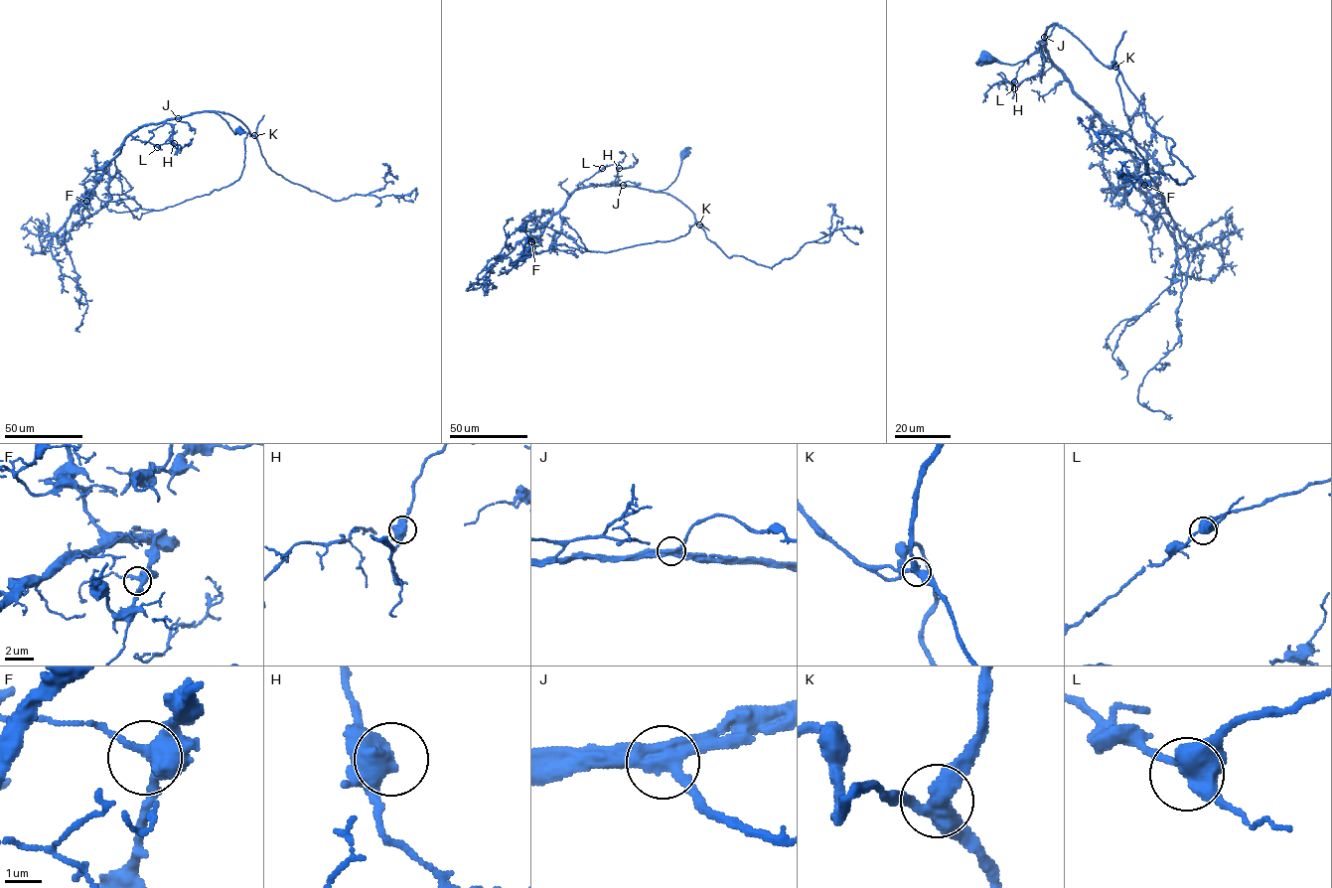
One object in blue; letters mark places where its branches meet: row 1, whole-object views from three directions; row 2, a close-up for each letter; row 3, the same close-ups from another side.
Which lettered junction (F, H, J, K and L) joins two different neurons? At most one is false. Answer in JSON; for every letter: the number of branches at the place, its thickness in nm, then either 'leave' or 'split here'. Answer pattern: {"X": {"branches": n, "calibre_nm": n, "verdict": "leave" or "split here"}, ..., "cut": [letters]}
{"F": {"branches": 3, "calibre_nm": 400, "verdict": "leave"}, "H": {"branches": 3, "calibre_nm": 440, "verdict": "leave"}, "J": {"branches": 3, "calibre_nm": 360, "verdict": "leave"}, "K": {"branches": 3, "calibre_nm": 440, "verdict": "split here"}, "L": {"branches": 3, "calibre_nm": 440, "verdict": "leave"}, "cut": ["K"]}

